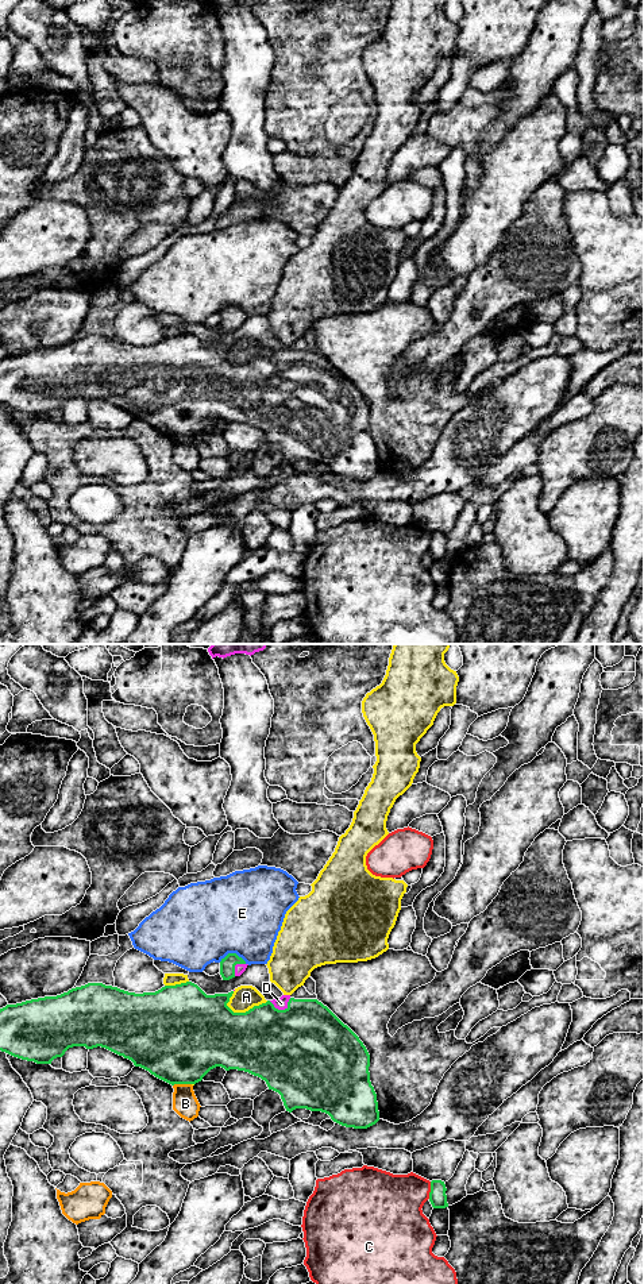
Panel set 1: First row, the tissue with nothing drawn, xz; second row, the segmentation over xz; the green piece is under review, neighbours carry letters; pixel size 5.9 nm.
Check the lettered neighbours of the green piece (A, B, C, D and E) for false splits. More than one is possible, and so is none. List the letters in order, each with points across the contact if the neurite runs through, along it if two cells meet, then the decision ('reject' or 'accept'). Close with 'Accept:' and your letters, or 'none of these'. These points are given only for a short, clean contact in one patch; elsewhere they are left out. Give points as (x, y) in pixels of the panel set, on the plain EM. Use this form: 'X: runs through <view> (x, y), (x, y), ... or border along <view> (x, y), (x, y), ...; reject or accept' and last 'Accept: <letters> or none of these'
A: reject
B: reject
C: reject
D: accept
E: reject
Accept: D

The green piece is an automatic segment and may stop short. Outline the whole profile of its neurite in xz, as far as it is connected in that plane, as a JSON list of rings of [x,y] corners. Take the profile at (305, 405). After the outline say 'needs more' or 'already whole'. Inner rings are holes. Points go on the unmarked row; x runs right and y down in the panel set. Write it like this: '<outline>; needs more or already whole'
[[[192,333],[165,338],[155,344],[135,346],[120,342],[117,339],[105,338],[103,335],[88,335],[81,339],[76,339],[57,348],[45,348],[38,351],[26,352],[16,356],[7,356],[0,360],[0,402],[14,409],[34,413],[36,416],[51,416],[57,409],[62,409],[69,400],[85,398],[93,401],[97,398],[105,400],[124,410],[134,414],[135,419],[140,419],[149,423],[155,429],[174,437],[174,436],[196,436],[213,420],[221,419],[225,423],[238,421],[248,424],[266,433],[269,442],[273,442],[281,447],[286,463],[292,464],[296,460],[306,460],[311,463],[321,463],[331,469],[331,471],[342,478],[354,481],[367,481],[379,473],[378,454],[374,439],[370,433],[370,406],[359,392],[359,389],[344,377],[327,358],[317,351],[294,351],[290,347],[282,347],[281,350],[267,352],[259,358],[254,358],[246,365],[234,365],[227,355],[234,343],[228,346],[207,347],[197,336]]]; needs more

